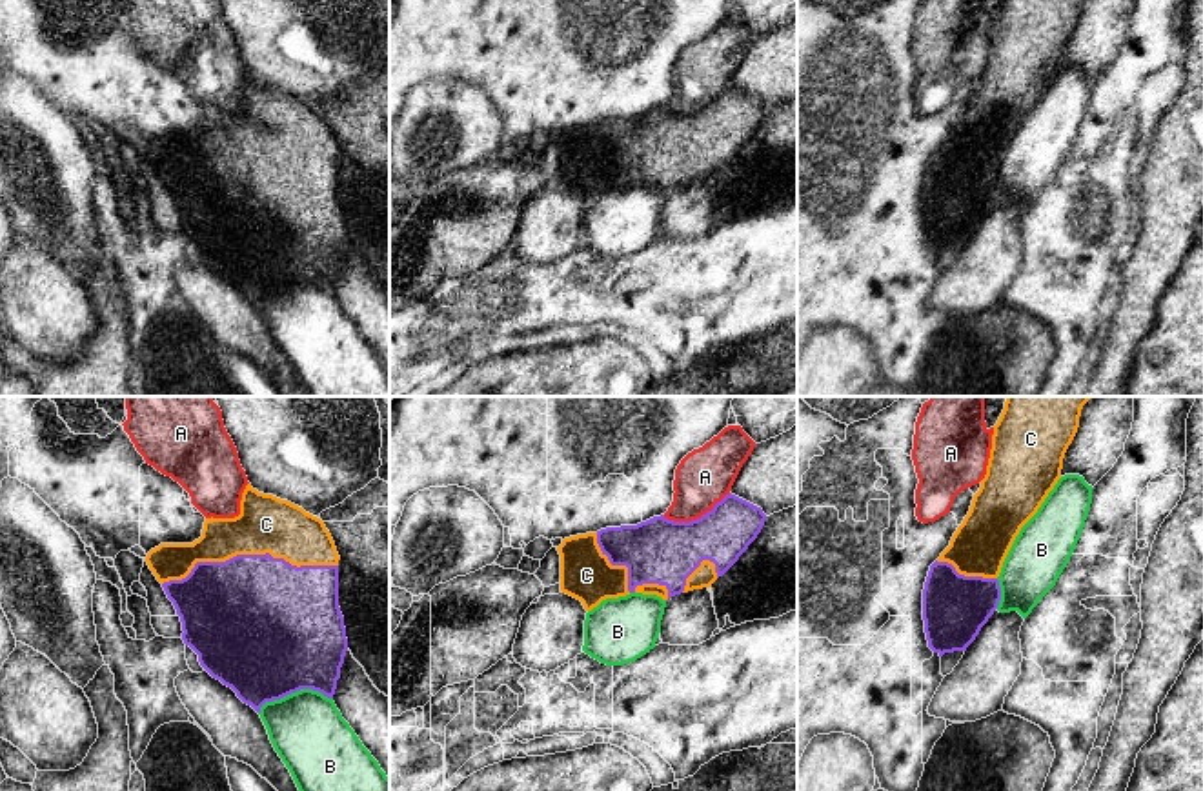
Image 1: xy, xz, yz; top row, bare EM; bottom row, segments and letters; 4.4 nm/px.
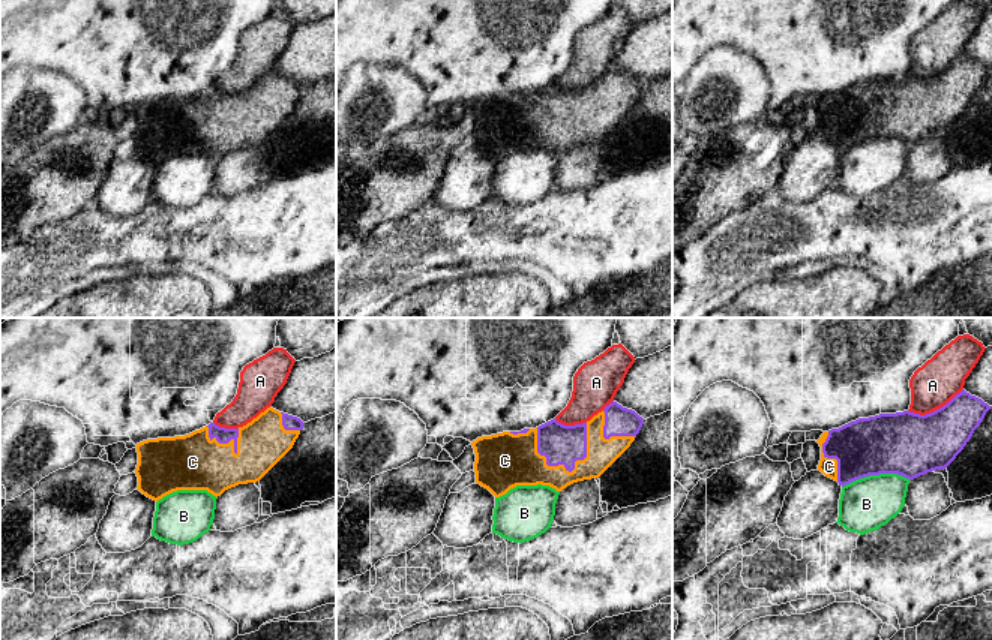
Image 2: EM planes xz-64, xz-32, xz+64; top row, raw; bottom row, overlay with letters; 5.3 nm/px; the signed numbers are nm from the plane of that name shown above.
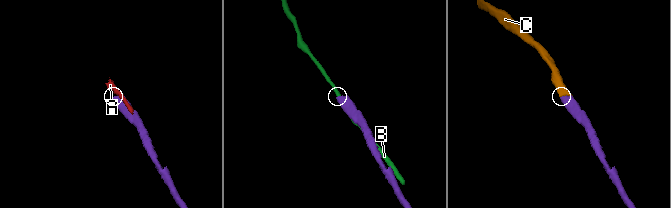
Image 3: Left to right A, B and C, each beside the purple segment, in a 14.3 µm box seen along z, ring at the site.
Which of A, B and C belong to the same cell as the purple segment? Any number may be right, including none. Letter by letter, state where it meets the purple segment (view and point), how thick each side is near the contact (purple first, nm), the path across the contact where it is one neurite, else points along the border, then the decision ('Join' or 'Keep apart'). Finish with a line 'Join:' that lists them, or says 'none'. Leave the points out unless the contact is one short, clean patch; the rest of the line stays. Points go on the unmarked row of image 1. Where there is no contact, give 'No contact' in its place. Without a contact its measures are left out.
A: Touches purple at xz (697, 111). Thickness 280 nm (purple) against 240 nm. Keep apart
B: Touches purple at xy (293, 284). Thickness 500 nm (purple) against 320 nm. Keep apart
C: Touches purple at xy (248, 148). Thickness 500 nm (purple) against 260 nm. Join
Join: C

